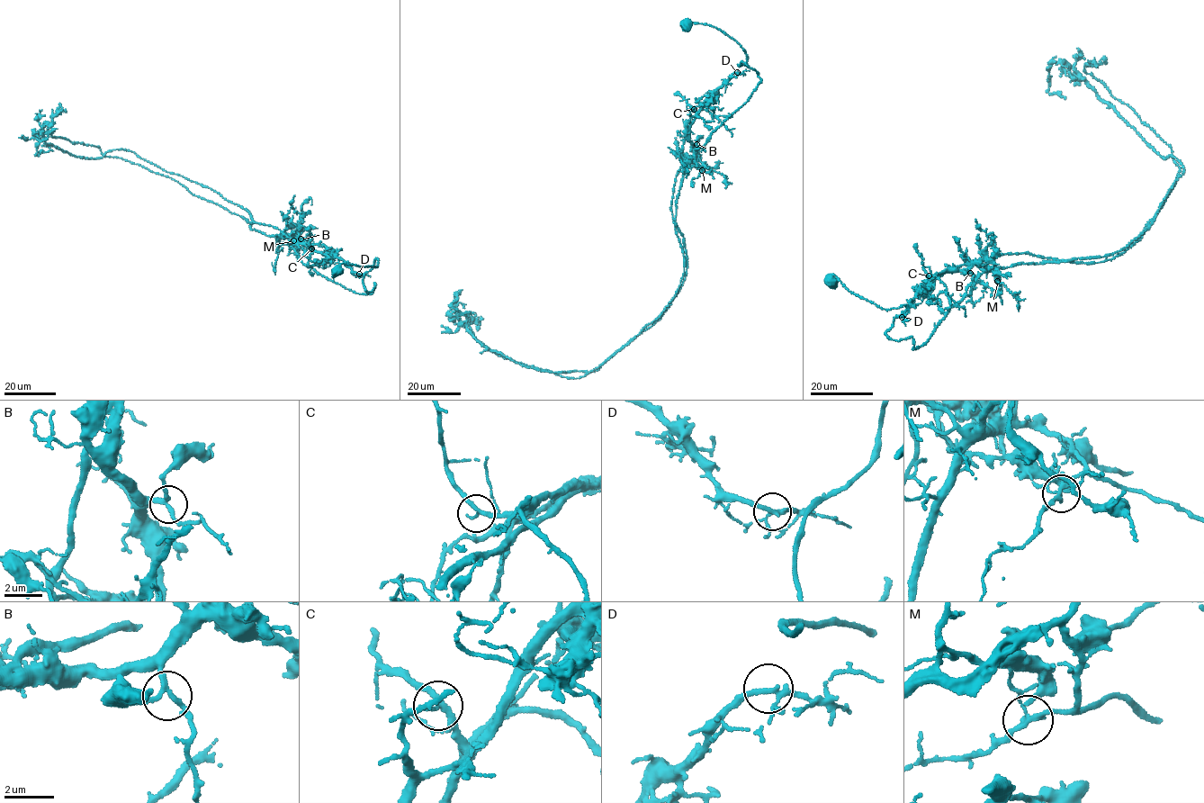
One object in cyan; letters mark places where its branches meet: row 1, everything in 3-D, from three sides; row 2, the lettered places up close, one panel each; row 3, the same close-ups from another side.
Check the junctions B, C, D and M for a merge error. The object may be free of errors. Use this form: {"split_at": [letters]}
{"split_at": ["M"]}

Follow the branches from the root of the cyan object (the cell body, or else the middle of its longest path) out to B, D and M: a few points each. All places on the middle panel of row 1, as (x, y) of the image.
B: (686, 22), (727, 33), (746, 55), (749, 67), (739, 65), (744, 63), (762, 80), (690, 161), (696, 144)
D: (686, 22), (727, 33), (746, 55), (749, 67), (739, 65), (762, 80), (690, 161), (690, 123), (737, 72)
M: (686, 22), (727, 33), (746, 55), (749, 67), (739, 65), (762, 80), (695, 154), (702, 171)

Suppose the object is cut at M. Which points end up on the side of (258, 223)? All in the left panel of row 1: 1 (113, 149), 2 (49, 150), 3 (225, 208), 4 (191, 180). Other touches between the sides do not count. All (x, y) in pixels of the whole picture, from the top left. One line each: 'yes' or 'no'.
1: no
2: no
3: yes
4: no

